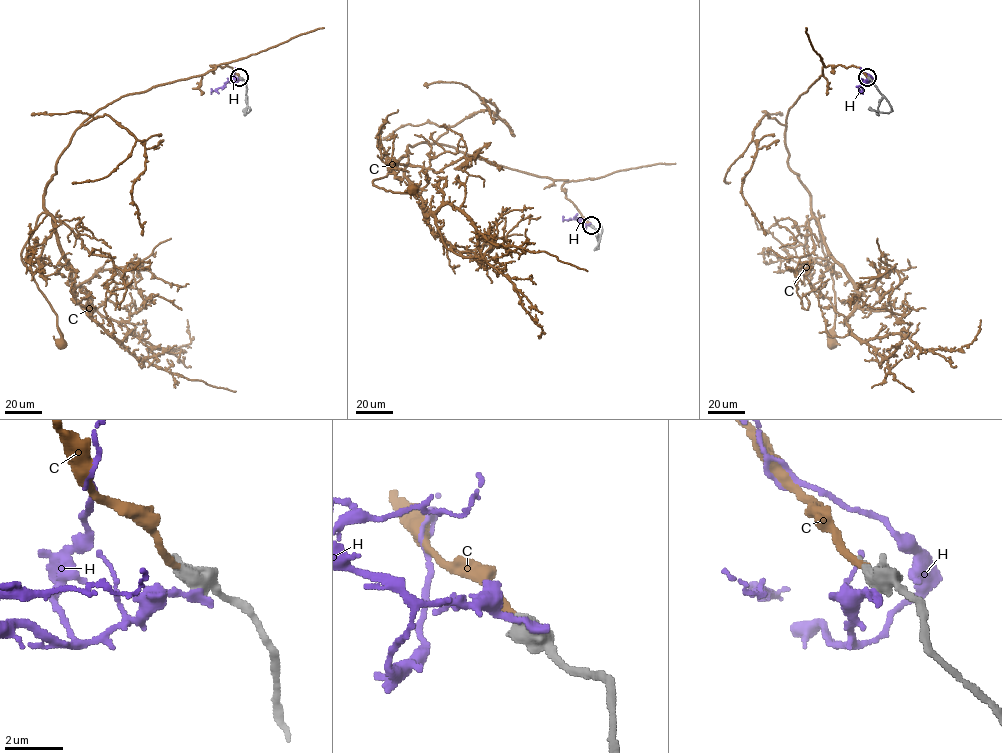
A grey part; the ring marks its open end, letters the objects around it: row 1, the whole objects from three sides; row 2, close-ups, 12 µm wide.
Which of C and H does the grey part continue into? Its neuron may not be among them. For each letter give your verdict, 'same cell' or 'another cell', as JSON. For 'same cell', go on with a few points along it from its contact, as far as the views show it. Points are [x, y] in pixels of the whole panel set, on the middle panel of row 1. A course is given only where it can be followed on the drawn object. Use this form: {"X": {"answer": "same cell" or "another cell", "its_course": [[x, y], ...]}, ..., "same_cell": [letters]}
{"C": {"answer": "same cell", "its_course": [[591, 225], [566, 198], [566, 180], [441, 144], [408, 145], [397, 168], [372, 181], [393, 192], [412, 189]]}, "H": {"answer": "another cell"}, "same_cell": ["C"]}

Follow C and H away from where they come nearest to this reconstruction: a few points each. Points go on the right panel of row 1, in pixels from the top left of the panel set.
C: (868, 77), (852, 65), (822, 68), (786, 117), (788, 167), (810, 195), (831, 268), (832, 343)
H: (869, 79), (860, 85), (862, 91), (858, 91)

